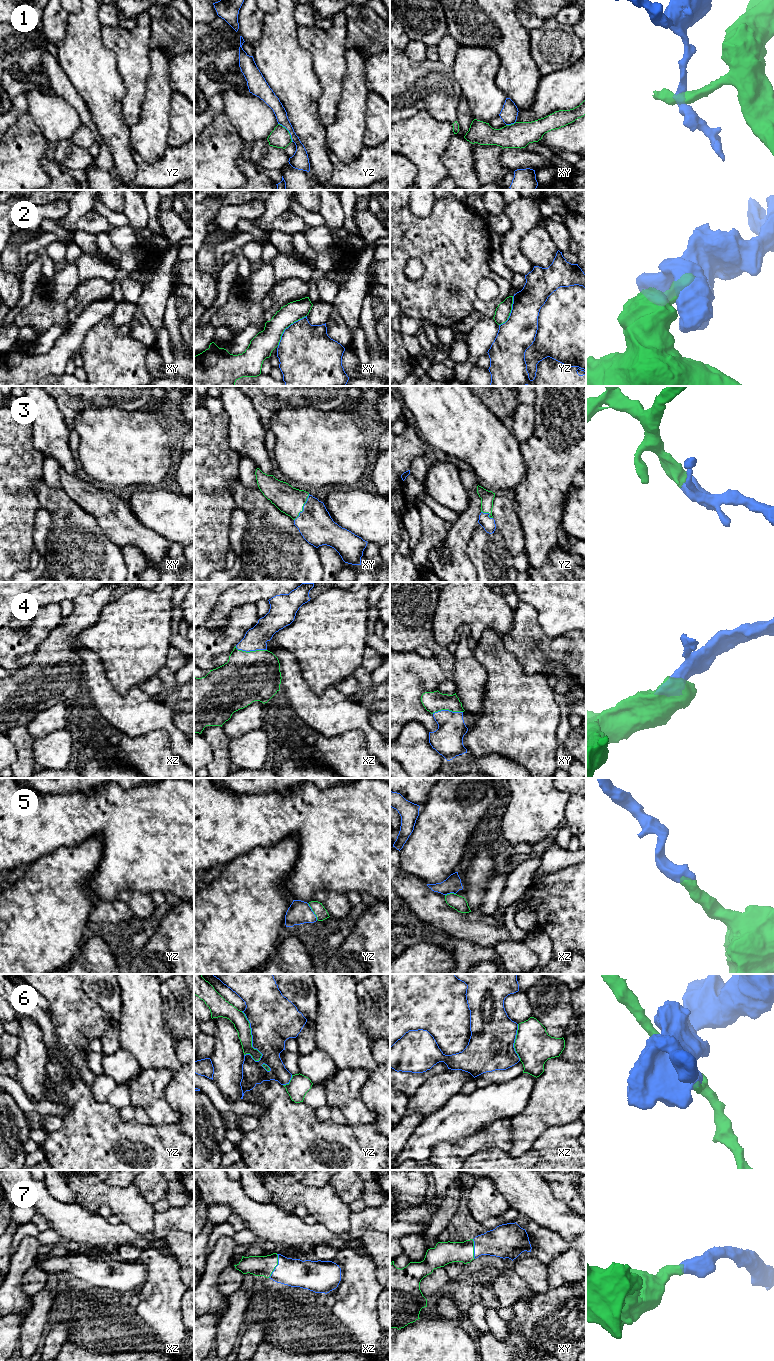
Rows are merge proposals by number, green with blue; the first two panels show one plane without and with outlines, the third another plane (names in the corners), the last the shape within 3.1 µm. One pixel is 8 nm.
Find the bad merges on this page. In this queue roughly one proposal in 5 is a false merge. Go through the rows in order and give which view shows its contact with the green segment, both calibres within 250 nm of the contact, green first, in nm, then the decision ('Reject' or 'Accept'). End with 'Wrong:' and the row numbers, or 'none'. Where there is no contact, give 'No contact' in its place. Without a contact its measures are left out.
1: Touches green in yz. Thickness 160 nm (green) against 140 nm. Reject
2: Touches green in xy. Thickness 190 nm (green) against 440 nm. Reject
3: Touches green in xy. Thickness 220 nm (green) against 280 nm. Accept
4: Touches green in xz. Thickness 400 nm (green) against 180 nm. Accept
5: Touches green in yz. Thickness 100 nm (green) against 190 nm. Accept
6: Touches green in yz. Thickness 120 nm (green) against 380 nm. Reject
7: Touches green in xz. Thickness 160 nm (green) against 220 nm. Accept
Wrong: 1, 2, 6

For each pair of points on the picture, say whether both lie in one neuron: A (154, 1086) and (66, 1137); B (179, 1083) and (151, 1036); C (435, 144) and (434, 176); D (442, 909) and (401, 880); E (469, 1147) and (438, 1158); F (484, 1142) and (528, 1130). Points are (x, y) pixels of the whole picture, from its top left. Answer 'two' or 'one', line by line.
A: two
B: two
C: one
D: one
E: one
F: two

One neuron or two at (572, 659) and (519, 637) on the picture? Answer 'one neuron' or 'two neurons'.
one neuron

